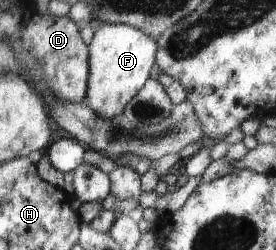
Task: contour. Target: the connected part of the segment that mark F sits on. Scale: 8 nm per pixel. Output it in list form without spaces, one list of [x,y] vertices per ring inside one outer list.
[[[107,23],[94,33],[90,48],[90,79],[86,103],[106,119],[116,119],[149,82],[158,53],[157,40],[121,23]]]

